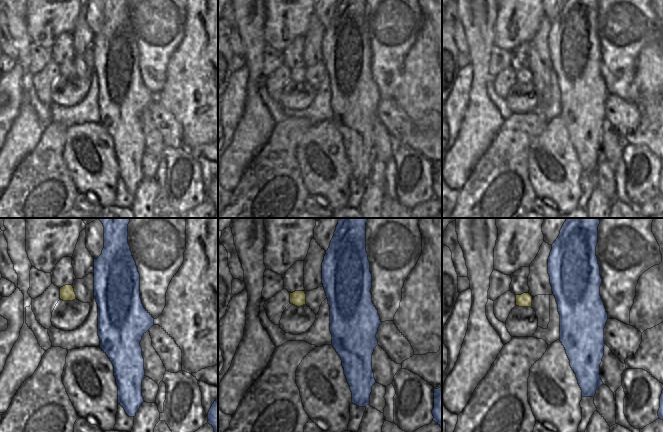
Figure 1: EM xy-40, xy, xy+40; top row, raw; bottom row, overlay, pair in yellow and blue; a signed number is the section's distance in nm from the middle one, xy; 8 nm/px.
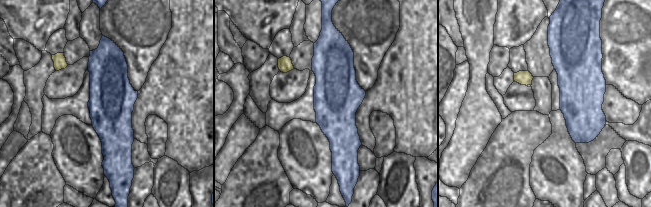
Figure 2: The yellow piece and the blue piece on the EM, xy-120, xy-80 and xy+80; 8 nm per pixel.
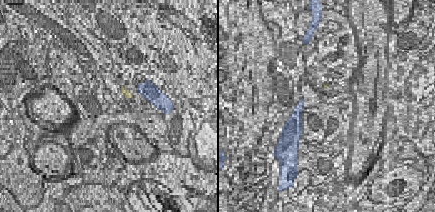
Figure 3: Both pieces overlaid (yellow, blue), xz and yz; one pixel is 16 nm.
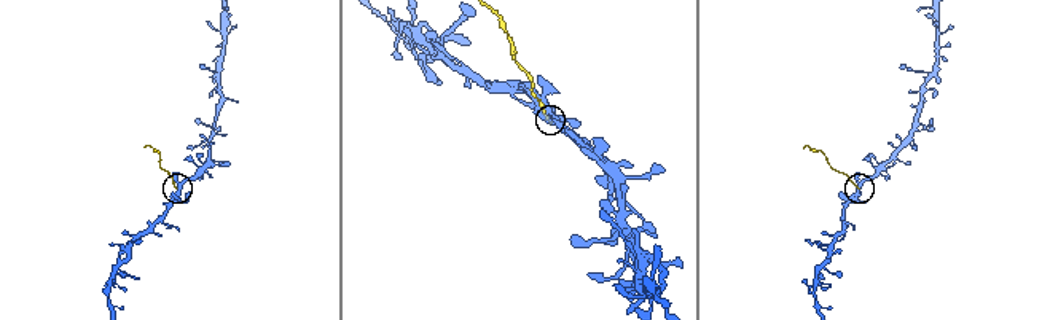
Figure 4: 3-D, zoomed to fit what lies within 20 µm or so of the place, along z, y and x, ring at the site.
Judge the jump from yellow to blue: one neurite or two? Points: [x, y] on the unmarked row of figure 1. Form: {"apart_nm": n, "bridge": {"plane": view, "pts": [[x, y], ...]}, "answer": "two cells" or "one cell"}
{"apart_nm": 150, "bridge": {"plane": "xy-40", "pts": [[75, 70], [94, 70]]}, "answer": "two cells"}

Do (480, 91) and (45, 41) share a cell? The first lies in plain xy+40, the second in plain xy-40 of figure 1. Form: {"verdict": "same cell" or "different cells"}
{"verdict": "different cells"}

